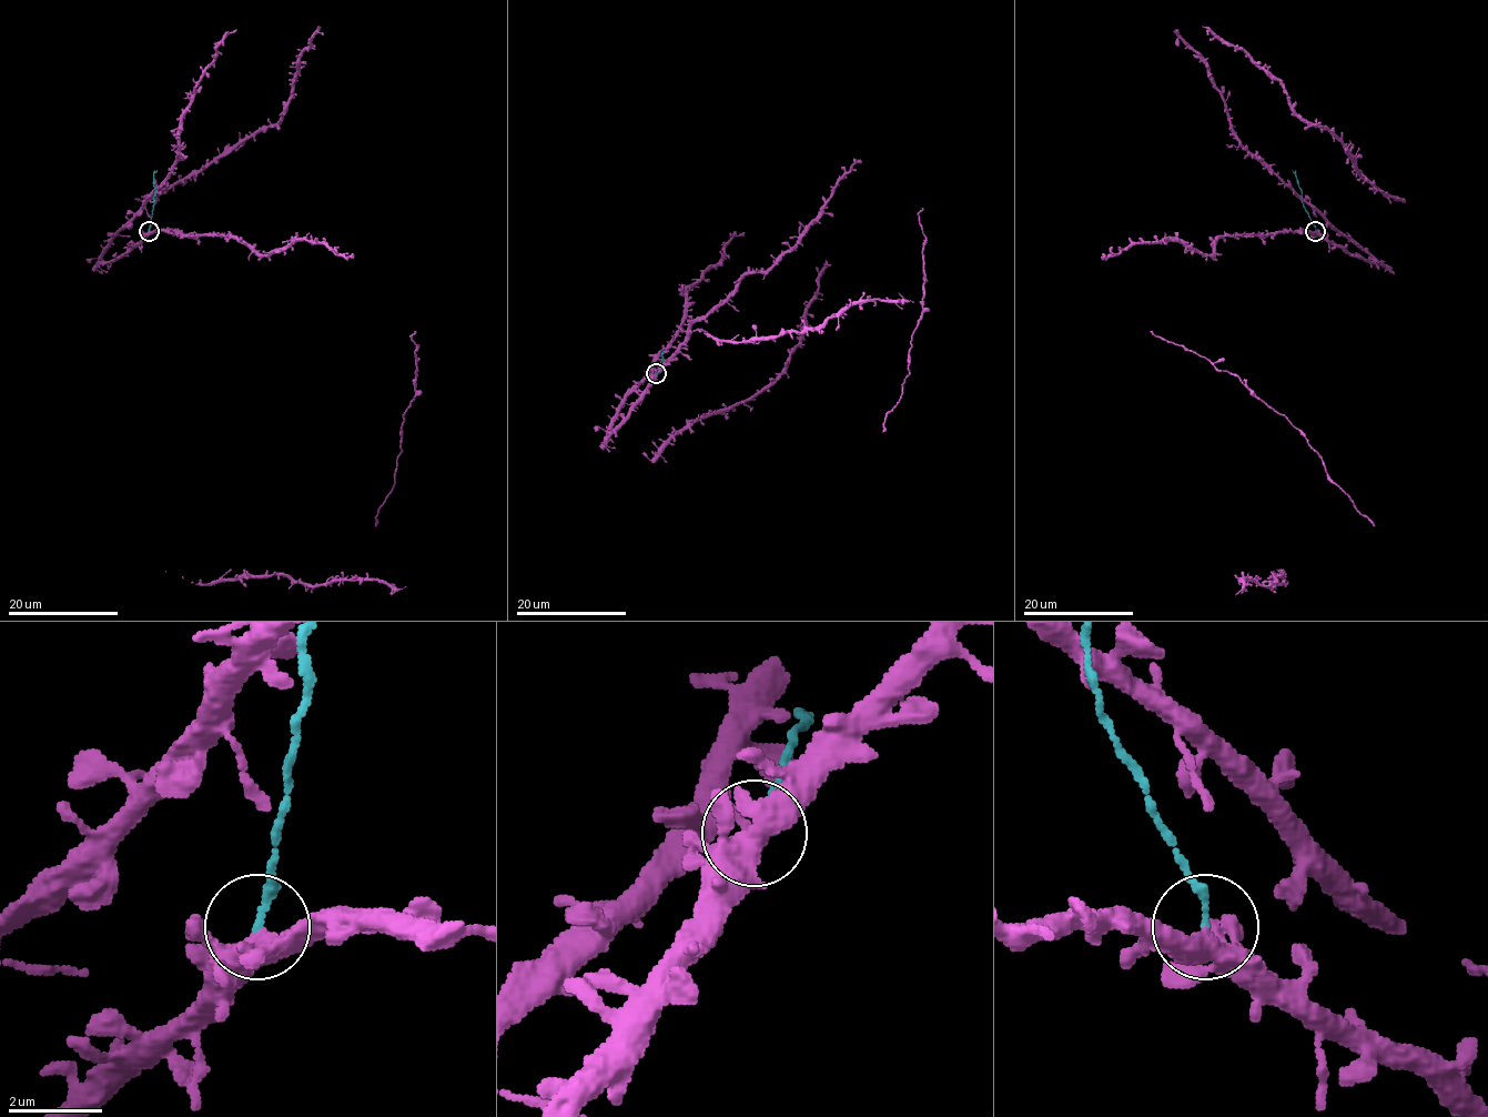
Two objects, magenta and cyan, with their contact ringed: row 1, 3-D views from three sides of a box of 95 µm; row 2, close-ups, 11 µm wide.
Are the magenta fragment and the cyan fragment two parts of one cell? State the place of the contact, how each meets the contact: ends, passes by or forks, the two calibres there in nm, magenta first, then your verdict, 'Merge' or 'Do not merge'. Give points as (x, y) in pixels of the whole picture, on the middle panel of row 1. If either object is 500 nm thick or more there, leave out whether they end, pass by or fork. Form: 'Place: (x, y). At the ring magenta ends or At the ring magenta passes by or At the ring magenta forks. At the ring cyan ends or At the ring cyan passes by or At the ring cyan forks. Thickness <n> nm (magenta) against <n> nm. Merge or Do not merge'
Place: (656, 373). Thickness 500 nm (magenta) against 170 nm. Do not merge

